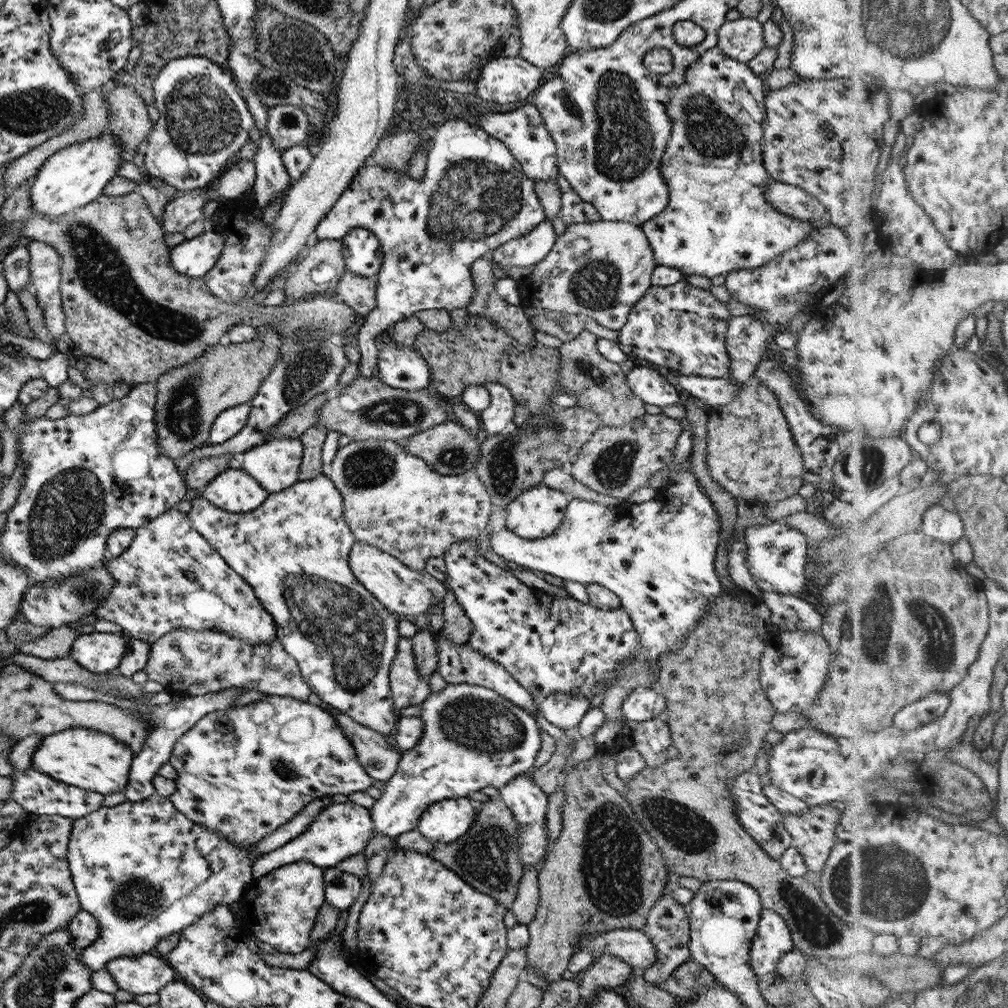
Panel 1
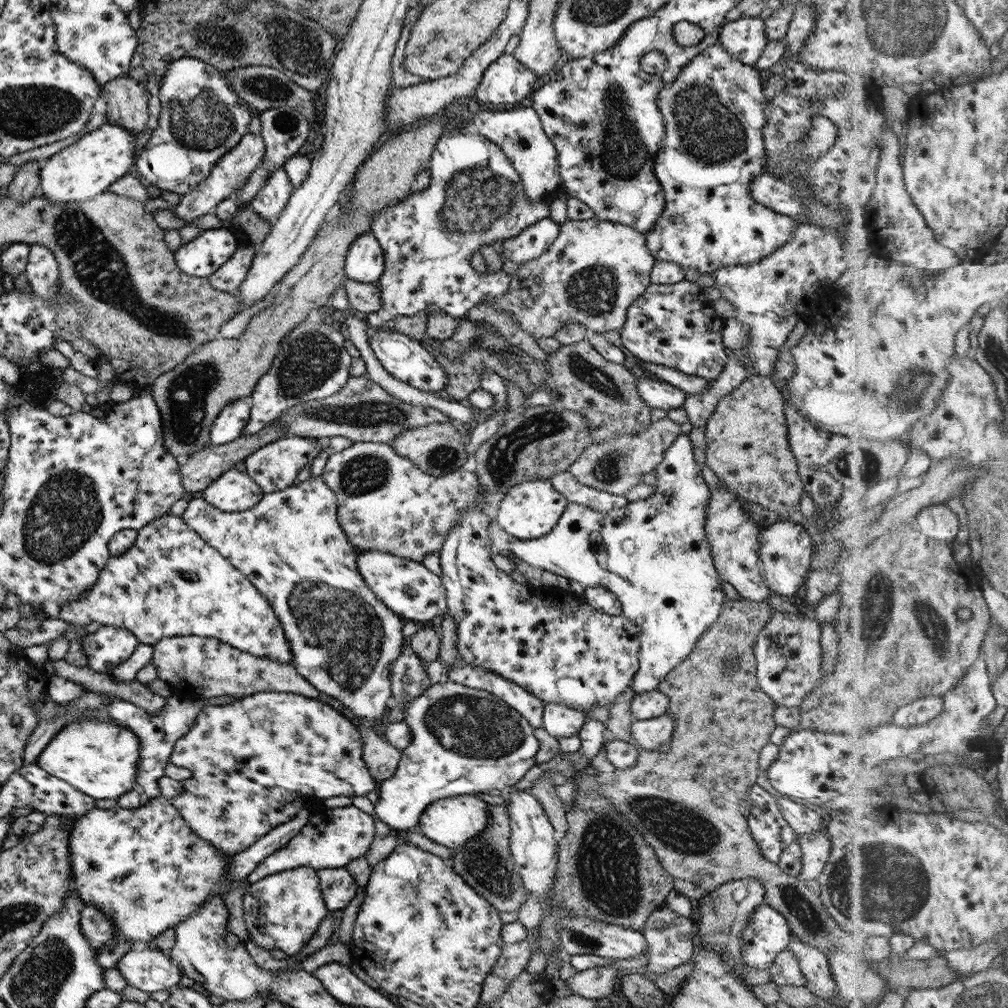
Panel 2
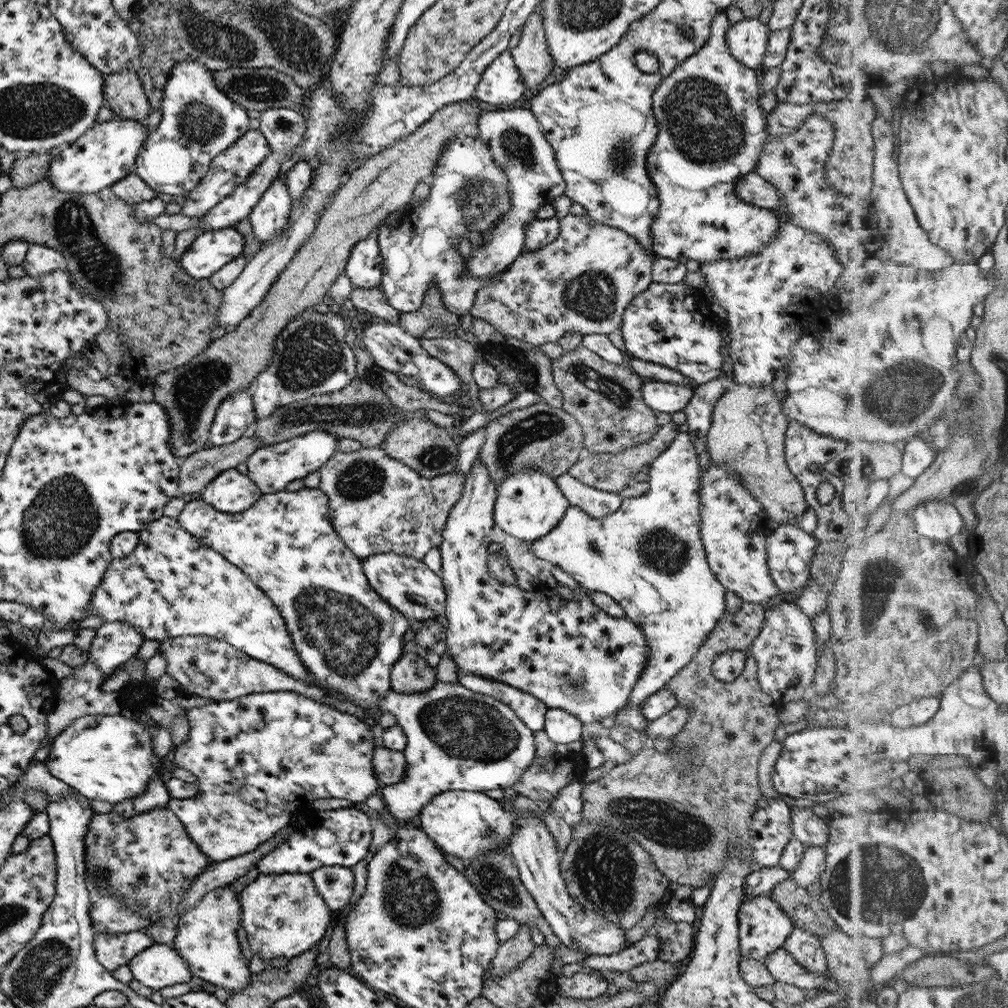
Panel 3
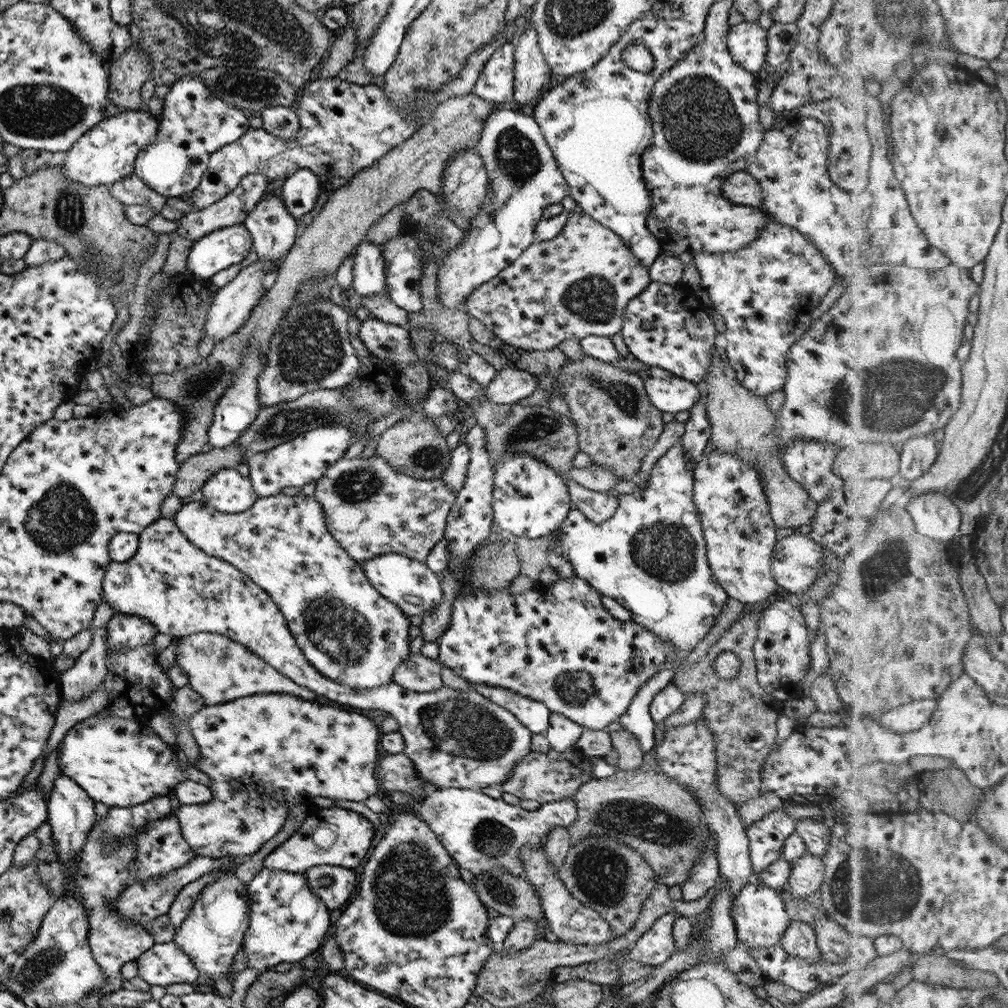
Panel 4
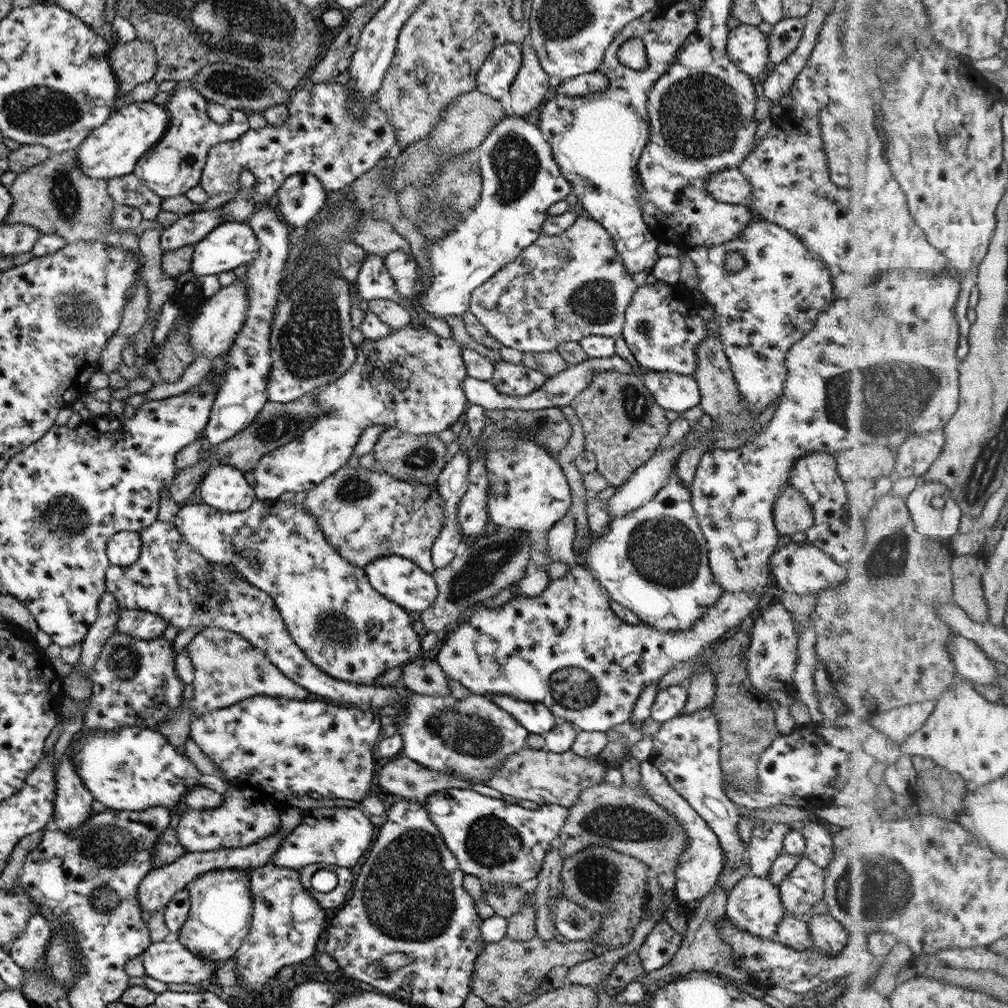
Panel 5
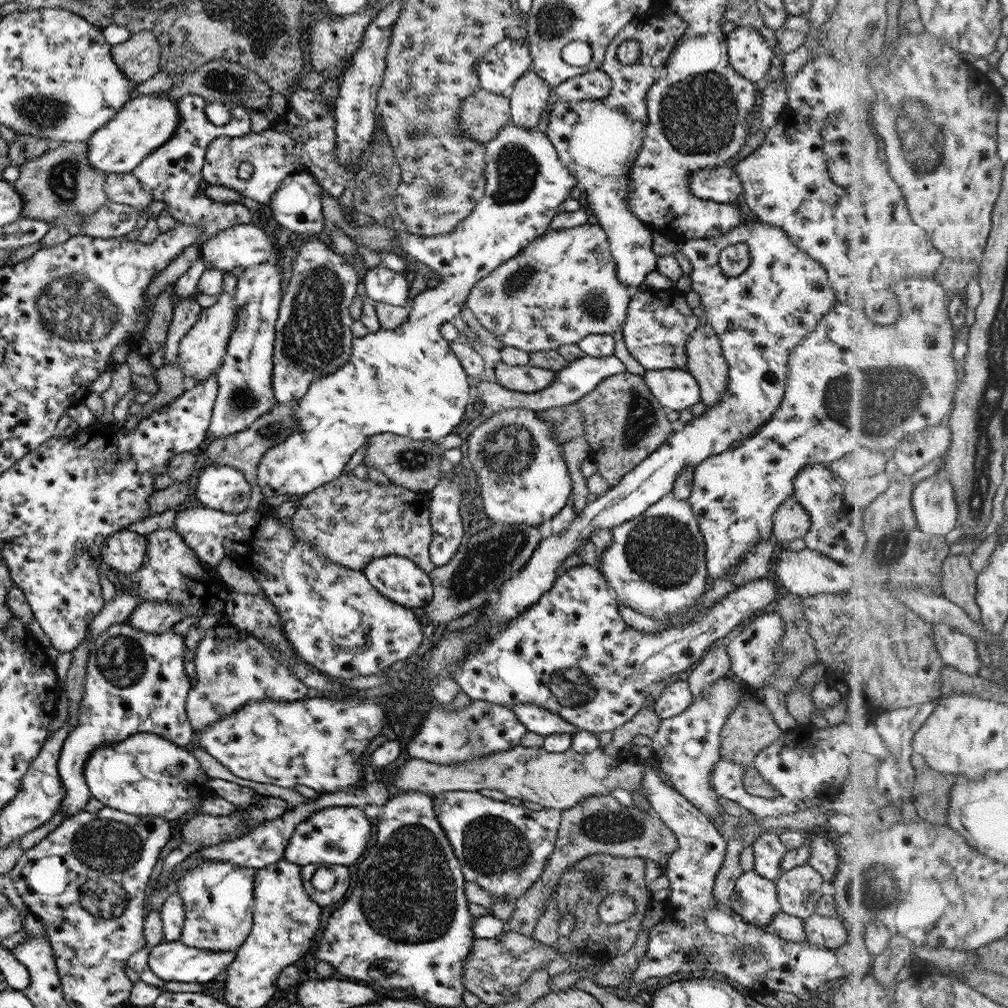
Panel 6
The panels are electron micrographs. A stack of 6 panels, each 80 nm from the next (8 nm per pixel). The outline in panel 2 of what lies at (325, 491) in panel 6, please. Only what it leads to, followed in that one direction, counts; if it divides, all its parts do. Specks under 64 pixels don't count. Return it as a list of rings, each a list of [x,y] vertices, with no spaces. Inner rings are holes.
[[[352,443],[341,452],[330,452],[321,476],[324,484],[335,493],[335,516],[351,548],[357,553],[386,552],[419,563],[427,554],[438,552],[450,528],[461,521],[463,509],[476,500],[480,490],[475,473],[457,469],[441,476],[425,474],[411,460],[393,452],[387,443]]]

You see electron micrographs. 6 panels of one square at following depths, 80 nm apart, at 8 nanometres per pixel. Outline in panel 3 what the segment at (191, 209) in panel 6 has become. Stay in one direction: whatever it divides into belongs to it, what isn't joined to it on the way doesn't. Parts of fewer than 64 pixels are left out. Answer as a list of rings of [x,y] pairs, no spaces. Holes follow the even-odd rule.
[[[183,61],[177,63],[170,70],[167,80],[163,85],[162,100],[159,110],[161,119],[141,144],[141,148],[135,157],[134,174],[137,175],[155,193],[163,192],[171,197],[186,195],[207,173],[211,159],[219,152],[231,146],[244,132],[249,130],[250,120],[245,109],[231,99],[228,99],[214,83],[212,70],[205,68],[195,61]]]

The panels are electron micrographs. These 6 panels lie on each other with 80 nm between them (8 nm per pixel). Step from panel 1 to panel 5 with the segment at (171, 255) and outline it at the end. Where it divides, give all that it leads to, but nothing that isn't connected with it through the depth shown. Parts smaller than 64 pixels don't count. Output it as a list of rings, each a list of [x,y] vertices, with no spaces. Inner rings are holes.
[[[245,222],[221,223],[216,226],[207,236],[204,236],[199,242],[194,244],[193,253],[190,262],[190,271],[197,278],[199,276],[218,275],[221,272],[231,271],[241,264],[249,264],[258,255],[259,243],[251,230],[251,227]]]

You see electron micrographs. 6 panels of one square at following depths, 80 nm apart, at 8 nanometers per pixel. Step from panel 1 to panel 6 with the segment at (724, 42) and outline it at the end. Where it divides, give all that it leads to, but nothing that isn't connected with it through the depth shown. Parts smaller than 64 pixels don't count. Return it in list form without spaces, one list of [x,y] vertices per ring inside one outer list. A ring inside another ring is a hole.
[[[739,26],[729,32],[726,53],[733,70],[752,83],[765,76],[773,58],[760,32],[748,26]]]

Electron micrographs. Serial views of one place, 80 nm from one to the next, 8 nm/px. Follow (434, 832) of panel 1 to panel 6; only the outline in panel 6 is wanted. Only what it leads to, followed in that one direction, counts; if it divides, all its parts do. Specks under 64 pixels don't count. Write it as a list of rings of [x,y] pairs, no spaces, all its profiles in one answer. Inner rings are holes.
[[[478,791],[438,792],[434,813],[443,829],[464,881],[471,881],[496,901],[515,902],[533,885],[552,854],[560,811],[543,807],[531,811],[523,805],[487,798]]]

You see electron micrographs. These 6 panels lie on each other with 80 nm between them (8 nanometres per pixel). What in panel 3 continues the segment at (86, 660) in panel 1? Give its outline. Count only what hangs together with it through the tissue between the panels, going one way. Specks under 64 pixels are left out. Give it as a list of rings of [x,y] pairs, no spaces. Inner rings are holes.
[[[124,620],[102,622],[94,631],[87,655],[106,676],[134,656],[145,642],[144,636]]]

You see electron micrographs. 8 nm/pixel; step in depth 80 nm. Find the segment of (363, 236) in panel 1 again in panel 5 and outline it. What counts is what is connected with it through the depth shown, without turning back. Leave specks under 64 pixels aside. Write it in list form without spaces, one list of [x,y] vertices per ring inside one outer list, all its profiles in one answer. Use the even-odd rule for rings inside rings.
[[[365,253],[354,280],[359,296],[365,300],[387,299],[396,301],[393,279],[387,274],[384,261],[375,253]]]

